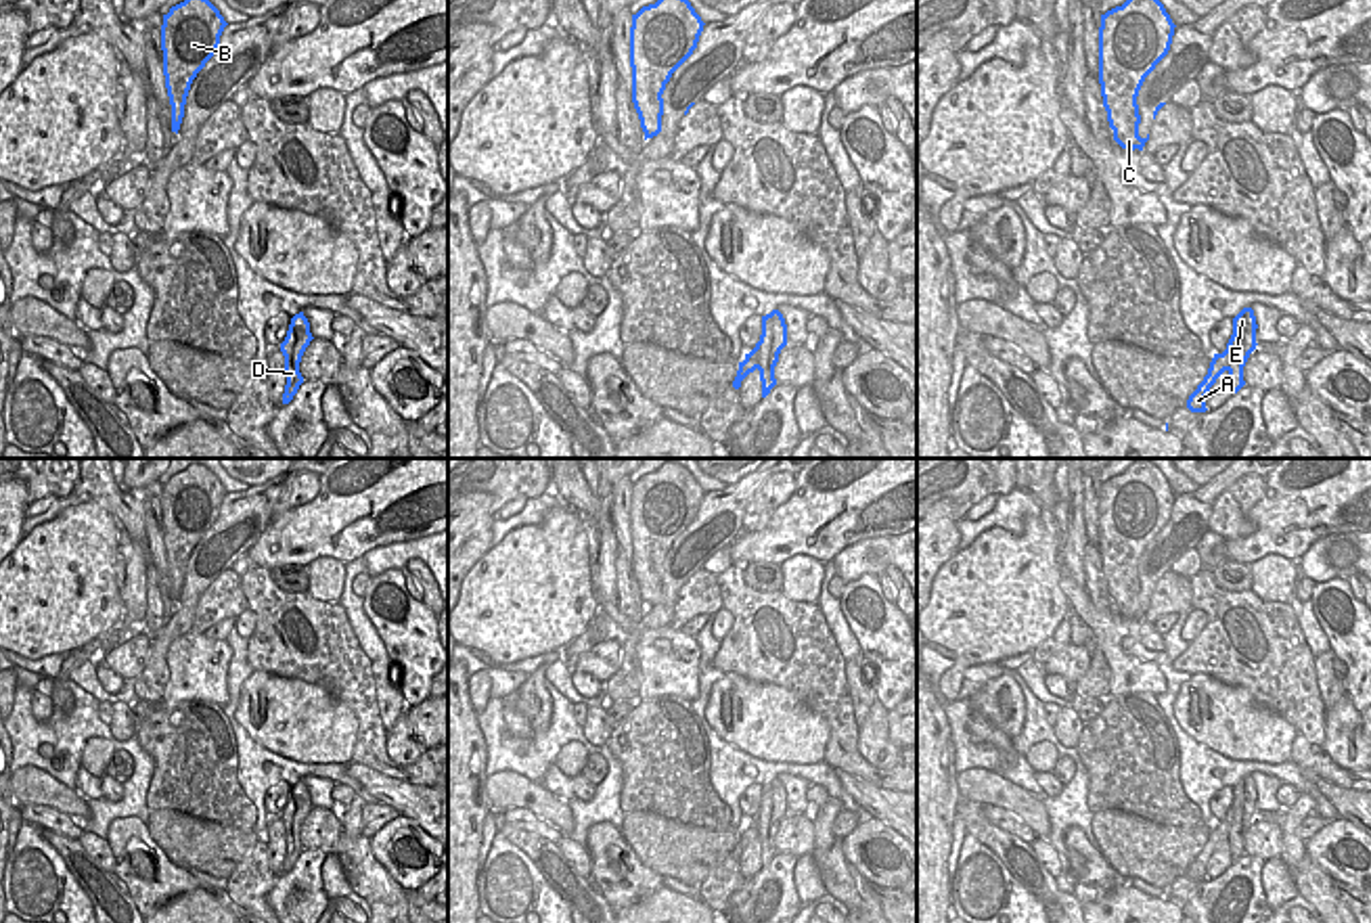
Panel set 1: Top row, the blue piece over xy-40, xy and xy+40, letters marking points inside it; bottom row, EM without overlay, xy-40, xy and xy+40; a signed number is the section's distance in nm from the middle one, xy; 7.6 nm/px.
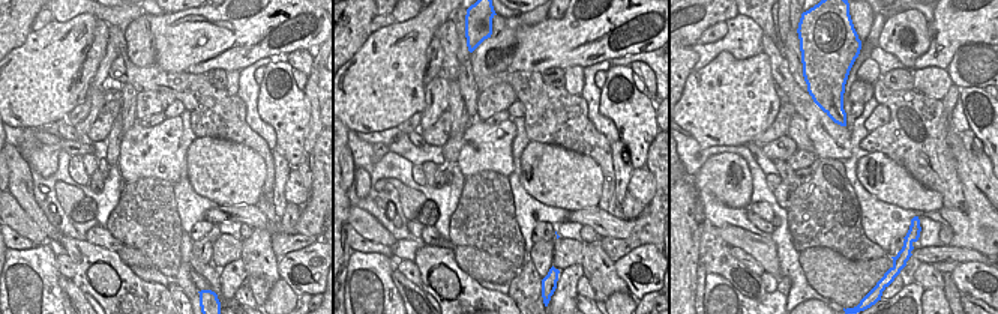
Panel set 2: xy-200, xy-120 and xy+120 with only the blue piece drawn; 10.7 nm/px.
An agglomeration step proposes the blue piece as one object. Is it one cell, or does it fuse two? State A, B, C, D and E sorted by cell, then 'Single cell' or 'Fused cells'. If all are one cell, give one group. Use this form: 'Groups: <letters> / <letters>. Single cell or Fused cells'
Groups: A / B C D E. Fused cells

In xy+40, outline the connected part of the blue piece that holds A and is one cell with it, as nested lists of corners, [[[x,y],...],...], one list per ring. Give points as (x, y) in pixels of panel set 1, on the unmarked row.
[[[1227,820],[1214,823],[1208,843],[1204,846],[1204,850],[1197,854],[1197,858],[1187,869],[1187,877],[1191,881],[1206,881],[1208,879],[1206,864],[1224,839],[1229,839],[1229,823]]]

